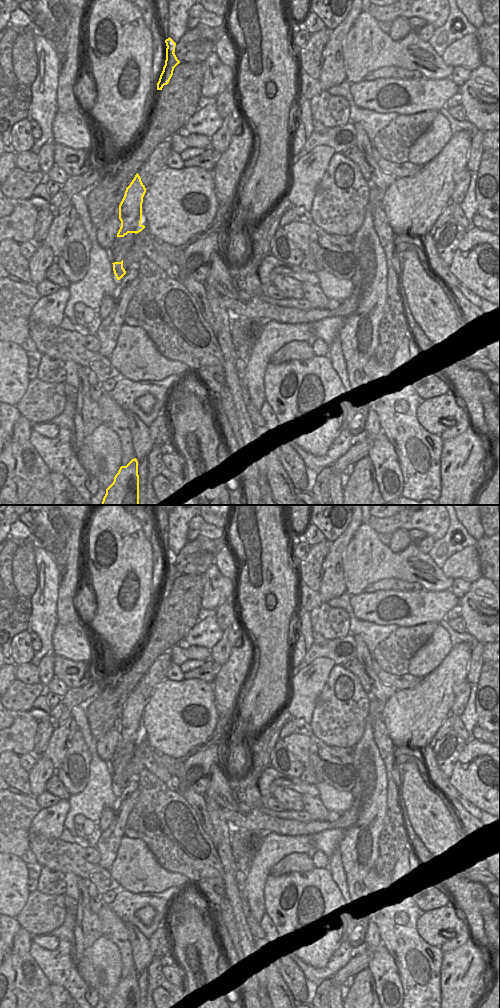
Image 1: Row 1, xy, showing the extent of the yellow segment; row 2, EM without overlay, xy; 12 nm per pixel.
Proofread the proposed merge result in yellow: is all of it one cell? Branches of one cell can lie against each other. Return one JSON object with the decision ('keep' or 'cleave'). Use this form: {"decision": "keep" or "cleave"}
{"decision": "cleave"}

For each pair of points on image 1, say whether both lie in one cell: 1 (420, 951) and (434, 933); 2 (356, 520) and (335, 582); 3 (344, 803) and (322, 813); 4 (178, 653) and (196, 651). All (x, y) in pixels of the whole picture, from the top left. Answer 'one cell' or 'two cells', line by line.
1: two cells
2: one cell
3: two cells
4: one cell

